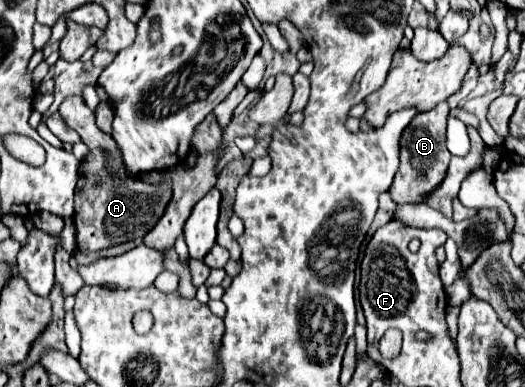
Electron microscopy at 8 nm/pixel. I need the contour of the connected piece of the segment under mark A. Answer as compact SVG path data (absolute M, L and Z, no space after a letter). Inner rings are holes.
M68 97L60 105L60 115L66 125L72 127L88 145L88 167L78 169L80 177L76 187L74 225L78 249L84 253L96 253L136 237L144 237L158 223L170 203L170 173L162 173L160 185L144 185L130 175L116 141L96 127L94 113L84 105L82 97Z

